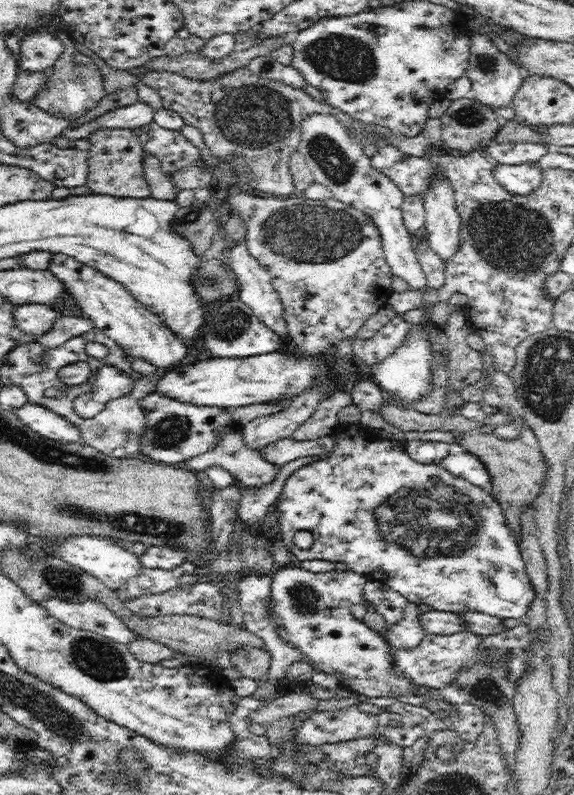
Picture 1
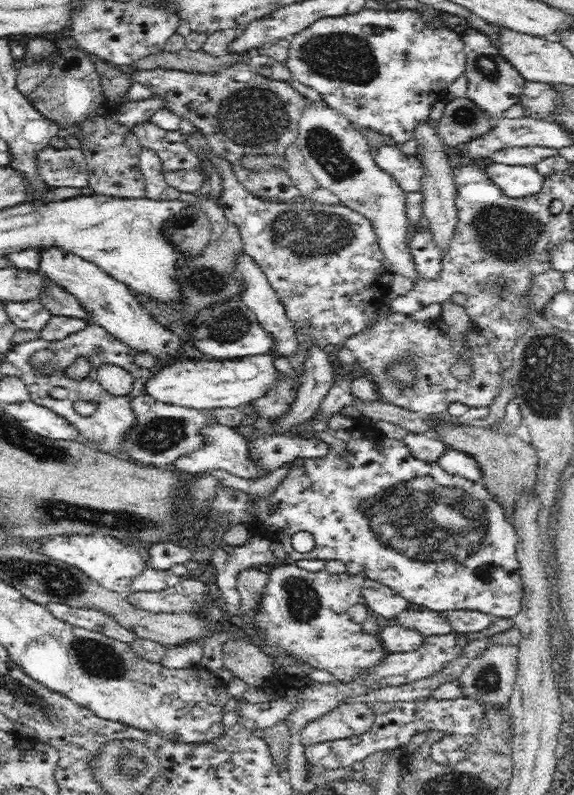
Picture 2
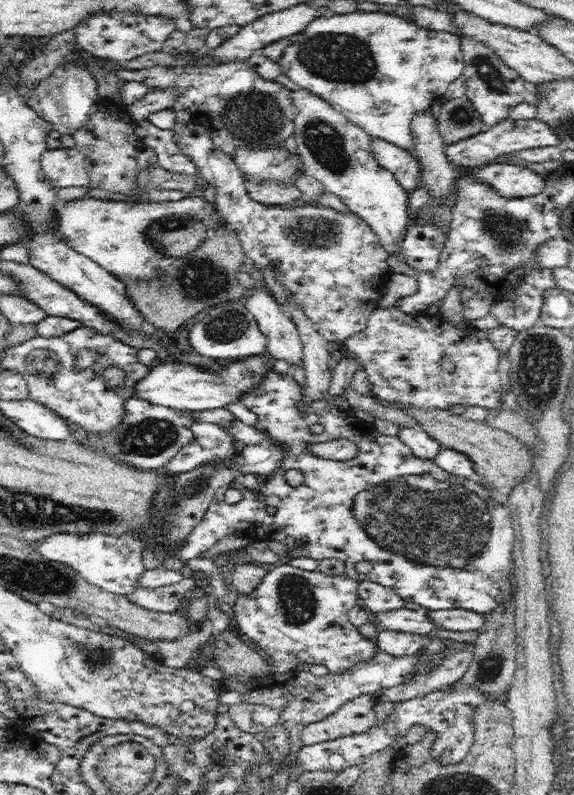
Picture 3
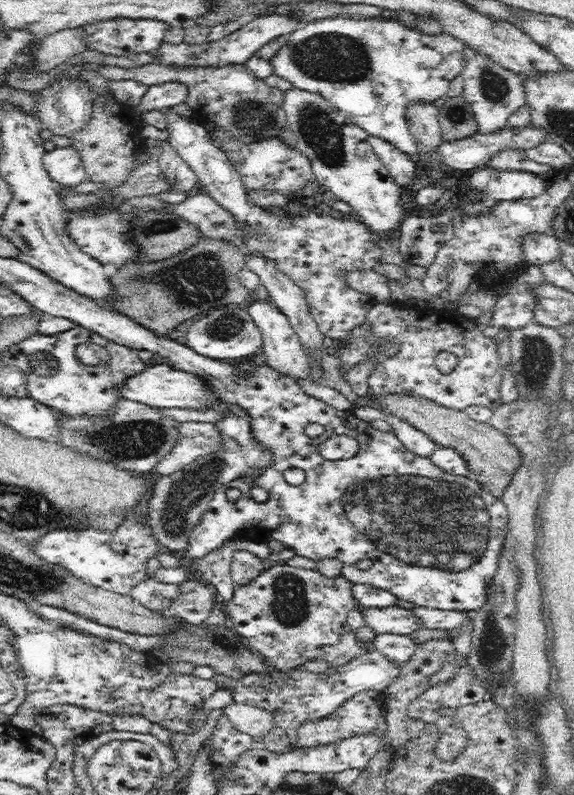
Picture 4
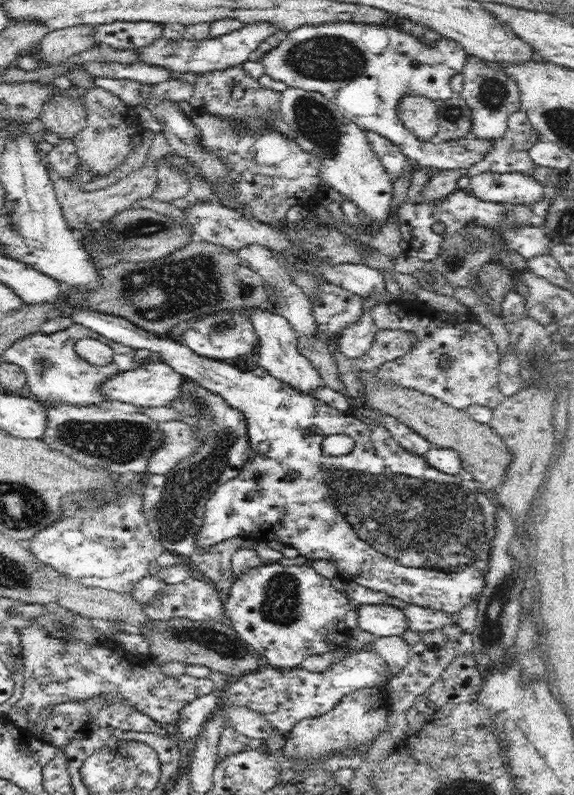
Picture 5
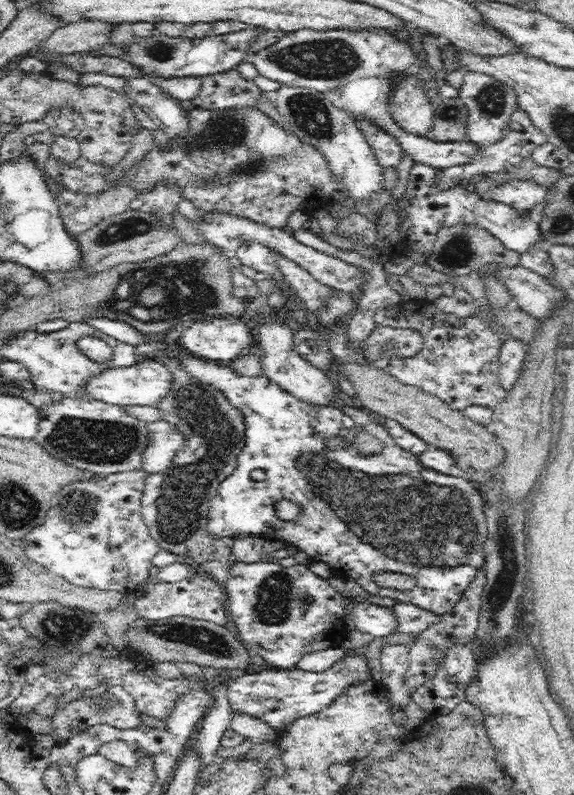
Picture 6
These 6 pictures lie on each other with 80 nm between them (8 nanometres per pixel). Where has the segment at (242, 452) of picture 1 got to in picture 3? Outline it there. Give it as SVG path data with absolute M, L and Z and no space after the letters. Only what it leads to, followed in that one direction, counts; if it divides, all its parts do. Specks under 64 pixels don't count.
M195 422L190 426L190 432L194 434L192 440L180 448L176 452L176 456L164 464L161 472L167 476L175 475L184 471L194 469L200 464L214 460L230 460L234 456L234 446L232 437L226 433L225 428L220 427L218 424L210 424L210 422Z

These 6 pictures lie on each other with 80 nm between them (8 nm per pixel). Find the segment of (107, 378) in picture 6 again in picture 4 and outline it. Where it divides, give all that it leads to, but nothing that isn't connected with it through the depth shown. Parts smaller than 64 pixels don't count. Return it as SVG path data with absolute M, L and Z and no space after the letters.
M166 362L146 364L140 372L127 376L120 386L116 386L116 393L123 400L154 407L155 409L176 407L204 409L204 406L218 400L218 396L212 393L197 376L182 372Z

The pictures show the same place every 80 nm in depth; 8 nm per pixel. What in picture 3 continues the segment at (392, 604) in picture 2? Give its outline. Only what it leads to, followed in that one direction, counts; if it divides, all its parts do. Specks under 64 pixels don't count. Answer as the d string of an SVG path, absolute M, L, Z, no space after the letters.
M365 580L357 584L357 595L362 598L363 605L374 612L397 609L405 603L395 590Z

